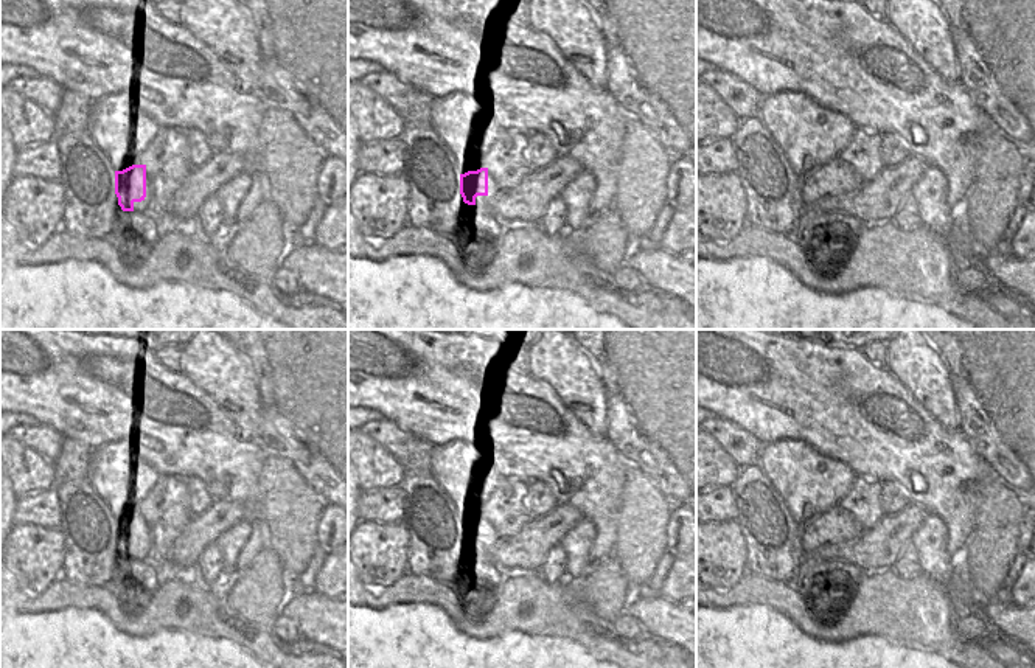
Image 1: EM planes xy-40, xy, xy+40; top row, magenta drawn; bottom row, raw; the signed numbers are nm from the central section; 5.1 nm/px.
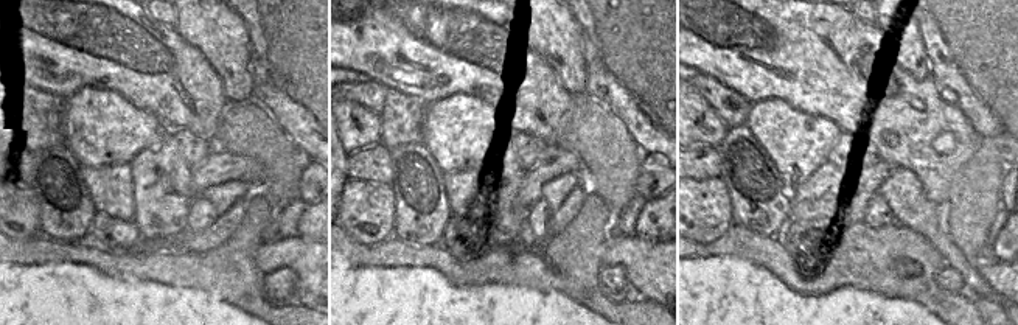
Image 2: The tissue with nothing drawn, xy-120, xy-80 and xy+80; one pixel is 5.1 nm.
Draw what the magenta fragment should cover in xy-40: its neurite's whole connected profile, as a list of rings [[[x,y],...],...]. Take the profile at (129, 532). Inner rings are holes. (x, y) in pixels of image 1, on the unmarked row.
[[[146,513],[115,519],[115,542],[123,559],[134,559],[134,551],[146,545]]]

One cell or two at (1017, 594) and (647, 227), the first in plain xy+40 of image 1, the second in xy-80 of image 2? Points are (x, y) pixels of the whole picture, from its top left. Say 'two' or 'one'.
one

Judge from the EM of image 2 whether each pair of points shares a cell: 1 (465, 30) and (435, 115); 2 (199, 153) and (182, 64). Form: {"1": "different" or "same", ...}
{"1": "different", "2": "different"}

